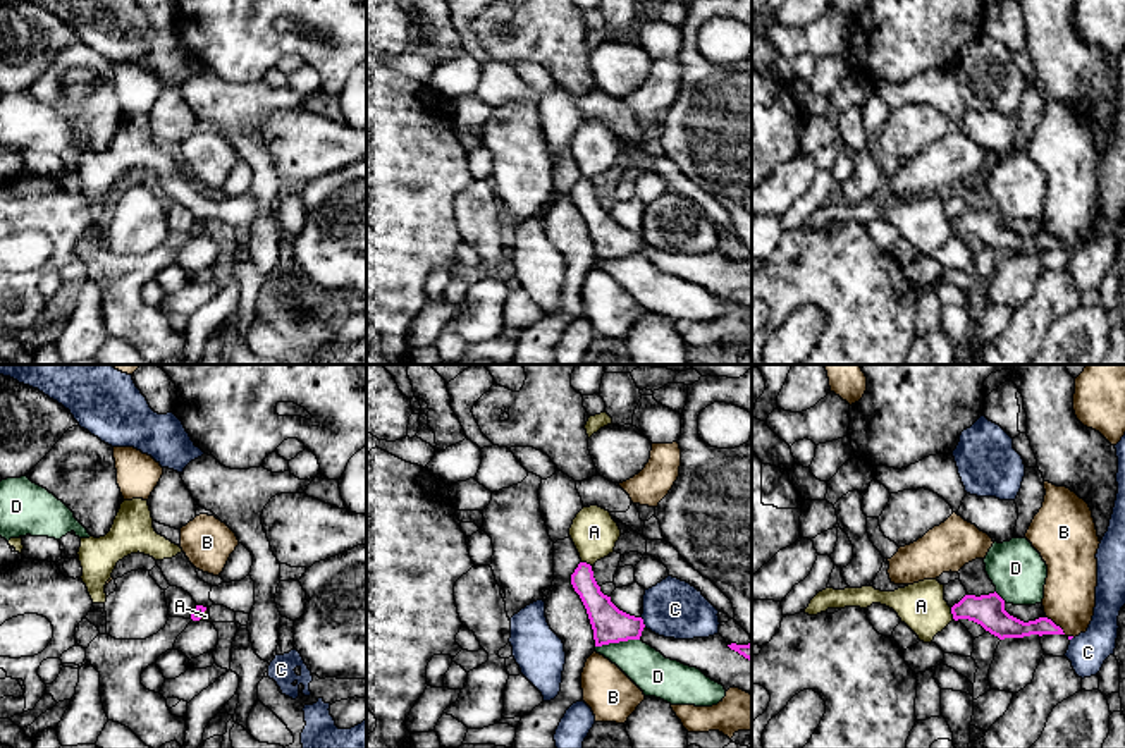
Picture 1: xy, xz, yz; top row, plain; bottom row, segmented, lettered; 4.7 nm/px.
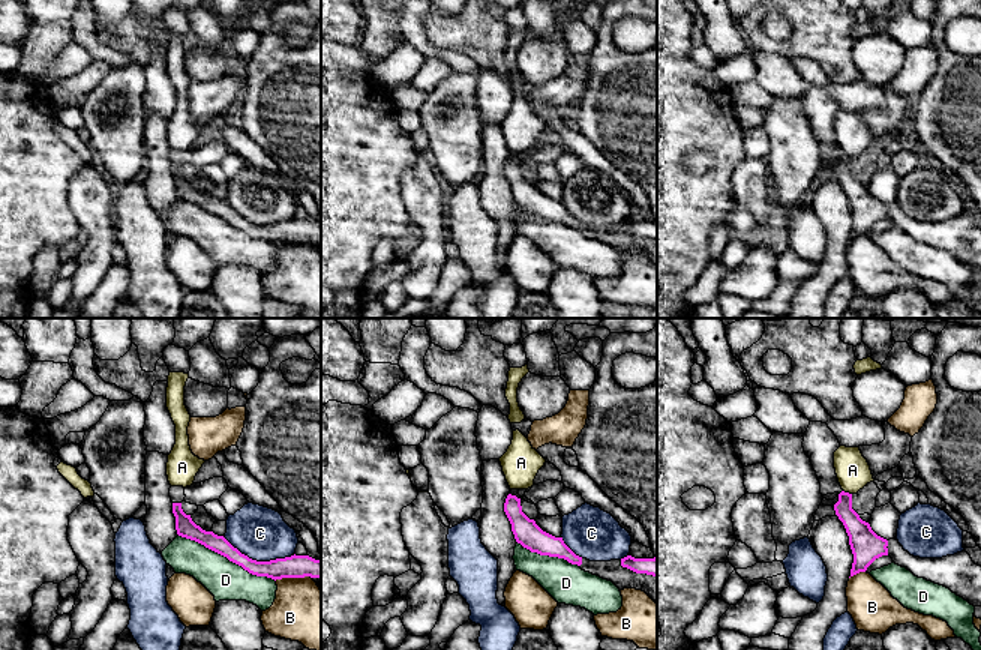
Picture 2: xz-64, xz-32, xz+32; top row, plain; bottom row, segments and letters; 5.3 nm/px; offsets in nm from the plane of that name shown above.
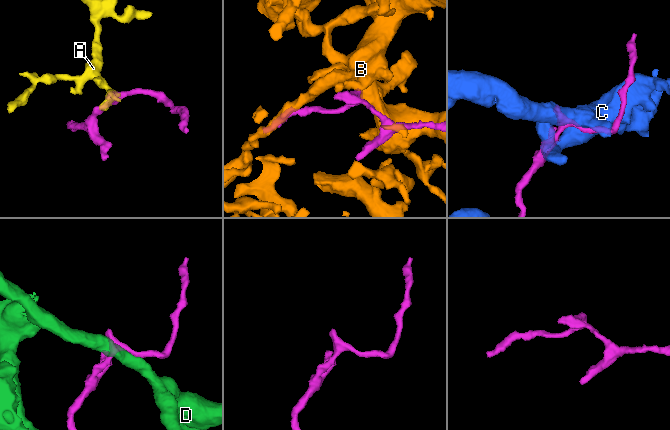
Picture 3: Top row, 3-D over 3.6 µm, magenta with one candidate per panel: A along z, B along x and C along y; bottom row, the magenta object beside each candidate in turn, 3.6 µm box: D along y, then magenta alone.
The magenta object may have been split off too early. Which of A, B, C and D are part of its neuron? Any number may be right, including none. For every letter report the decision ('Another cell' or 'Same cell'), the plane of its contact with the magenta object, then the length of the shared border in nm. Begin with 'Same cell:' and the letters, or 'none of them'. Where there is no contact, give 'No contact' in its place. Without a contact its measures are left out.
Same cell: none of them
A: Another cell. Touches magenta in yz. Shared border 60 nm
B: Another cell. Touches magenta in yz. Shared border 130 nm
C: Another cell. Touches magenta in xz. Shared border 50 nm
D: Another cell. Touches magenta in xz. Shared border 220 nm

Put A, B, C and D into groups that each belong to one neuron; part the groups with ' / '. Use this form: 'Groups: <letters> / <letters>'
Groups: A / B / C / D

